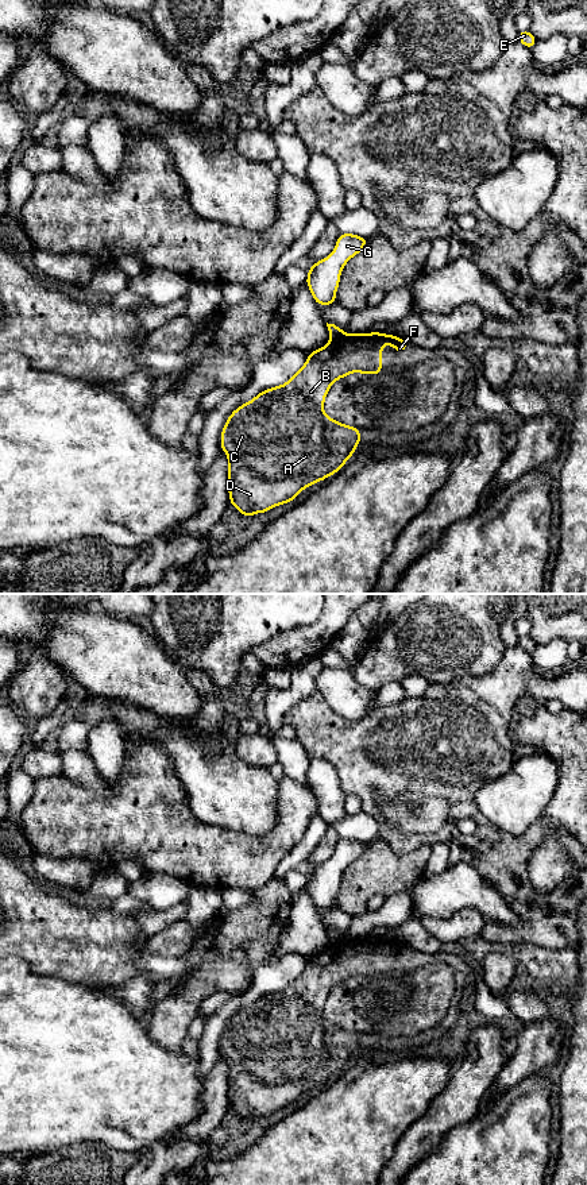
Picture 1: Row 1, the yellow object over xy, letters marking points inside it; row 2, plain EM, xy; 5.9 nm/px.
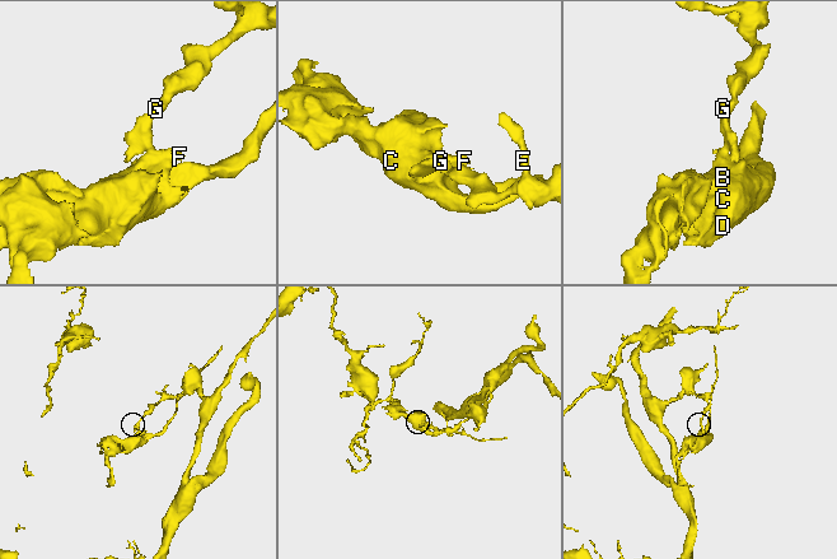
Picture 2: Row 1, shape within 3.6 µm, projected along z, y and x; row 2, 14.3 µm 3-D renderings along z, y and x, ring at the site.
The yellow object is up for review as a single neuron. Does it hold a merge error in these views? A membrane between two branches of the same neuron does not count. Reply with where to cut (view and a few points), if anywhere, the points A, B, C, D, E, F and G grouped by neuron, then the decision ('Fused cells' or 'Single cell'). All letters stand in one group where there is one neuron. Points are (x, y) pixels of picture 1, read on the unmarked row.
Split along xy (343, 937), (331, 942). Groups: A B C D F / E G. Fused cells

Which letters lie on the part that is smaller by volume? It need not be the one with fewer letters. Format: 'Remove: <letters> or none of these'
Remove: A, B, C, D, F

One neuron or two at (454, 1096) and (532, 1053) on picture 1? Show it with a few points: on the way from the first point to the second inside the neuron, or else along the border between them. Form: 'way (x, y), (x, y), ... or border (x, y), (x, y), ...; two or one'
border (508, 1060), (485, 1099); two

